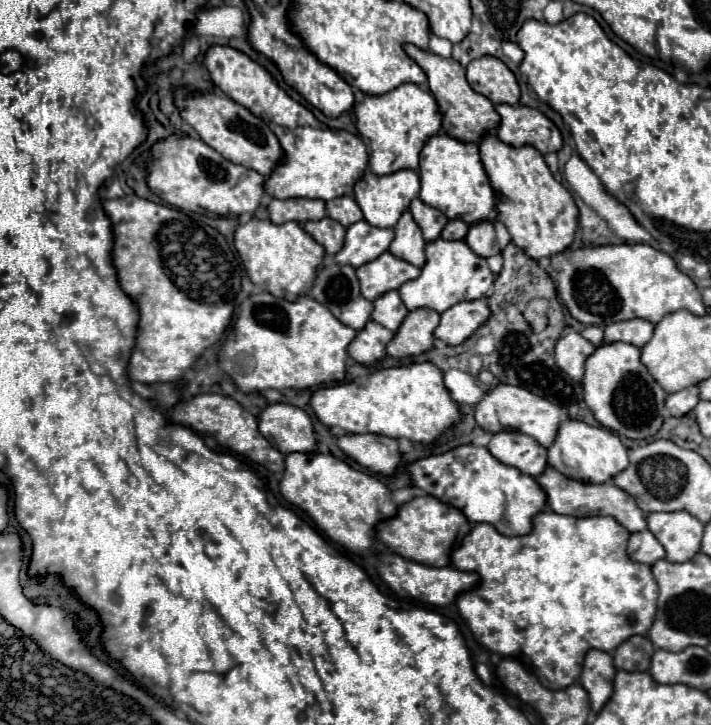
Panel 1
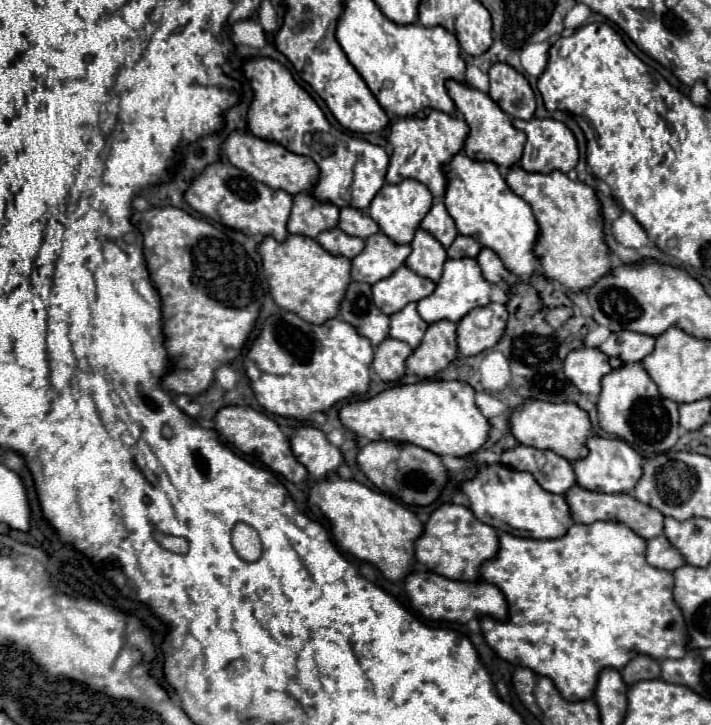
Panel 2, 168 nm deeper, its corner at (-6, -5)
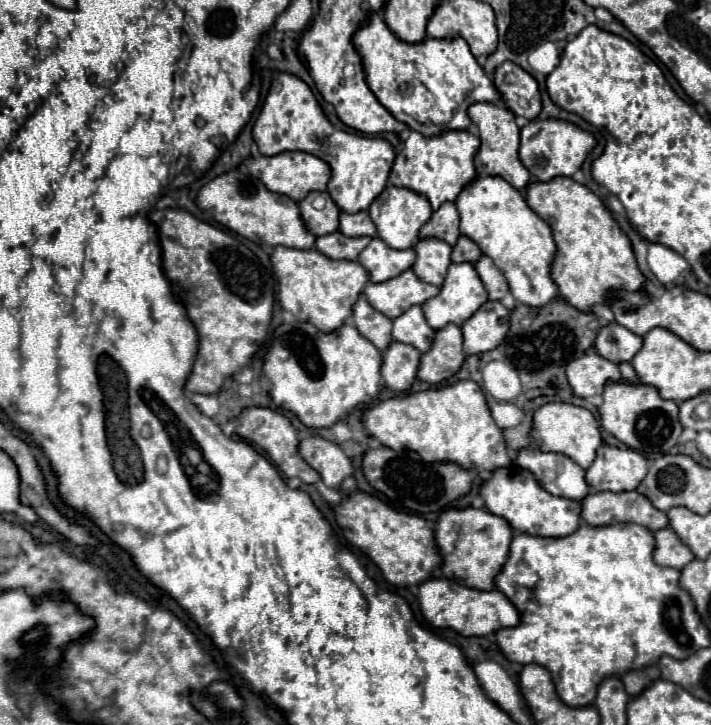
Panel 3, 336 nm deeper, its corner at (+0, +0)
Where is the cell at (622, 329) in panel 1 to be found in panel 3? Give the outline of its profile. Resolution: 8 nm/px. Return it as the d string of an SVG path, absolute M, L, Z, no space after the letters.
M608 324L600 328L596 336L596 352L606 360L618 364L624 360L632 360L632 356L642 348L642 336L626 330L618 324Z

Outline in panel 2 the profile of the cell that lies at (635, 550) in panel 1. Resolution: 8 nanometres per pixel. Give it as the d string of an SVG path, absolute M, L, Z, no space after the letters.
M664 535L654 537L654 539L648 541L646 559L648 559L650 565L654 565L658 569L666 569L666 571L674 571L674 569L686 565L680 551Z

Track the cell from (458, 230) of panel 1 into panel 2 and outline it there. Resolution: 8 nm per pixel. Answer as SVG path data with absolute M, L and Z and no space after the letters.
M458 235L456 241L448 247L448 257L450 259L460 259L460 257L472 257L472 259L476 259L480 249L482 249L480 243L476 243L472 237Z

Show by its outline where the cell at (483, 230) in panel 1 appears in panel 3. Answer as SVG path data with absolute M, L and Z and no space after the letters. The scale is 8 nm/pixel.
M482 256L474 266L476 266L476 272L478 272L480 280L486 286L488 300L502 300L508 294L508 282L506 282L504 274L494 266L492 258Z

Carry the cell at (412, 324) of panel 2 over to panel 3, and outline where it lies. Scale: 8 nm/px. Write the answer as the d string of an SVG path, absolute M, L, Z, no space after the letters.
M412 306L410 310L406 310L398 318L394 318L392 324L394 324L392 326L392 338L394 340L404 342L404 344L412 344L420 352L430 350L434 330L424 320L424 314L422 314L420 306Z

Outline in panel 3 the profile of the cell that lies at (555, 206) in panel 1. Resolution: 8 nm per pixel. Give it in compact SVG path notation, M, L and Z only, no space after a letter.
M556 176L548 182L528 182L524 196L528 206L552 228L556 256L550 274L562 298L572 306L588 312L594 304L602 304L612 288L624 288L630 292L642 290L644 276L636 266L628 236L590 188L568 176Z

